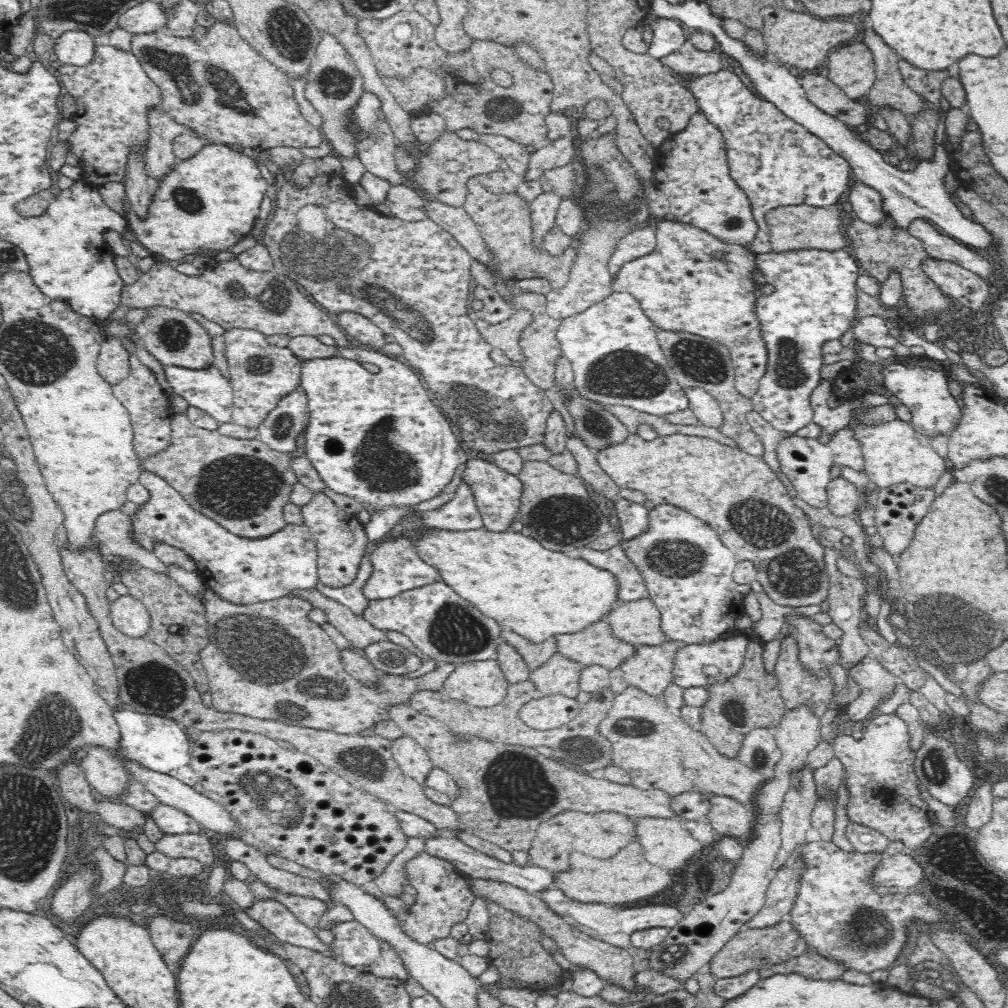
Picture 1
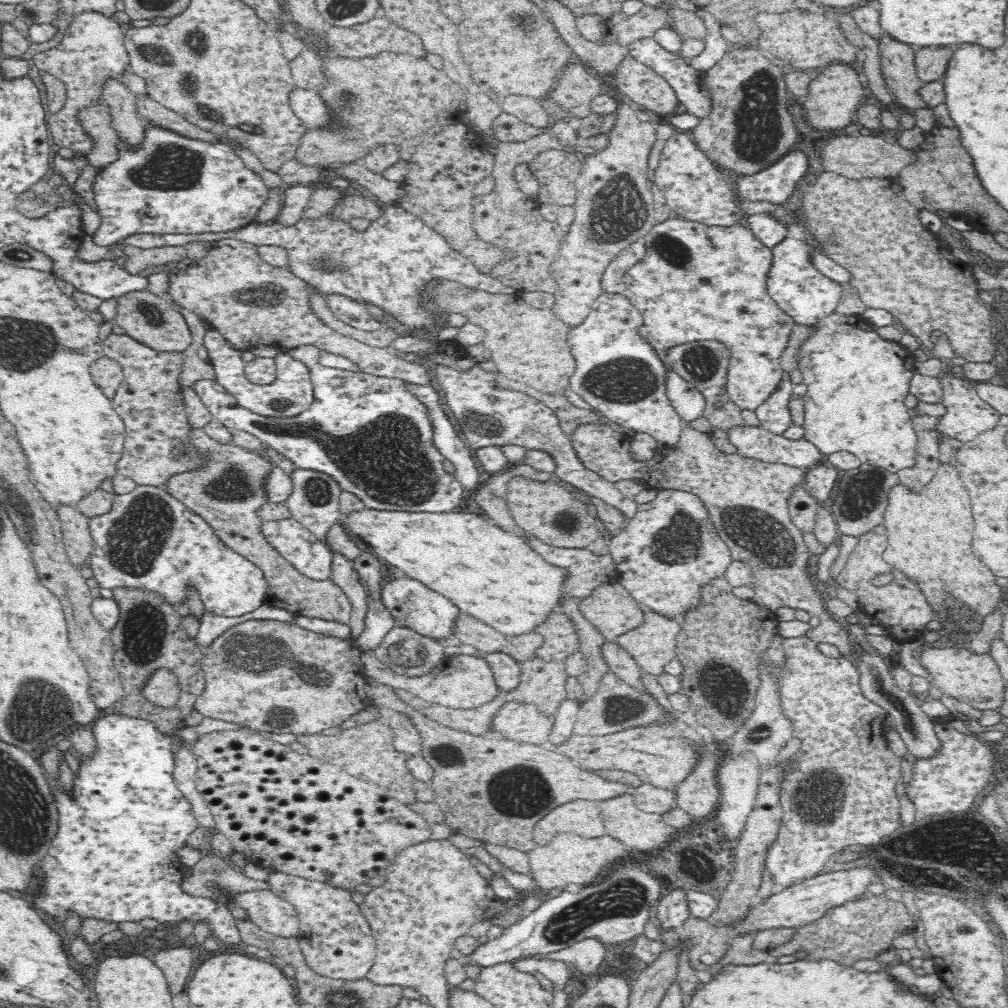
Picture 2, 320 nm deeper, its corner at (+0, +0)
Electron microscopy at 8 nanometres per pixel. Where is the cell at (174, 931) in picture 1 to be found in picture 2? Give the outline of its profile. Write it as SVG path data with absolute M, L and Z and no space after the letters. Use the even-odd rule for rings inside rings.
M170 946L154 956L153 963L164 972L172 996L178 996L186 988L192 972L192 960L192 950L187 947Z

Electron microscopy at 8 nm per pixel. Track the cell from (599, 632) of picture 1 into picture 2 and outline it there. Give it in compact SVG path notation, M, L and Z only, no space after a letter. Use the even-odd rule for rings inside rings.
M550 614L546 624L536 628L544 636L544 644L536 650L536 656L544 660L560 660L578 650L578 636L572 622L562 614Z

